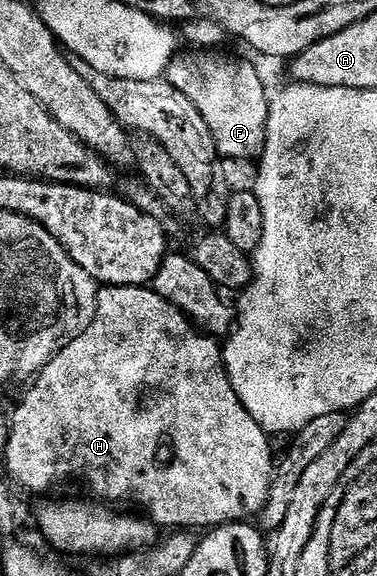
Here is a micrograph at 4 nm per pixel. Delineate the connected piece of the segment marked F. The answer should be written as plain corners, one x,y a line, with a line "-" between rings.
186,48
186,51
175,53
168,64
164,78
176,88
176,92
184,92
192,104
196,104
196,112
204,116
204,124
208,124
208,132
212,132
212,140
216,140
219,155
225,158
257,159
266,147
266,129
268,128
268,112
270,98
266,94
266,82
250,63
249,57
233,58
230,54
218,54
214,48

